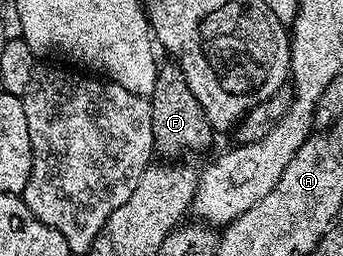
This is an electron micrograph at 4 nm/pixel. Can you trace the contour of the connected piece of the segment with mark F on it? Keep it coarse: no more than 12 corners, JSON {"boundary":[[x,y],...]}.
{"boundary":[[179,66],[149,101],[156,155],[187,156],[213,128]]}

